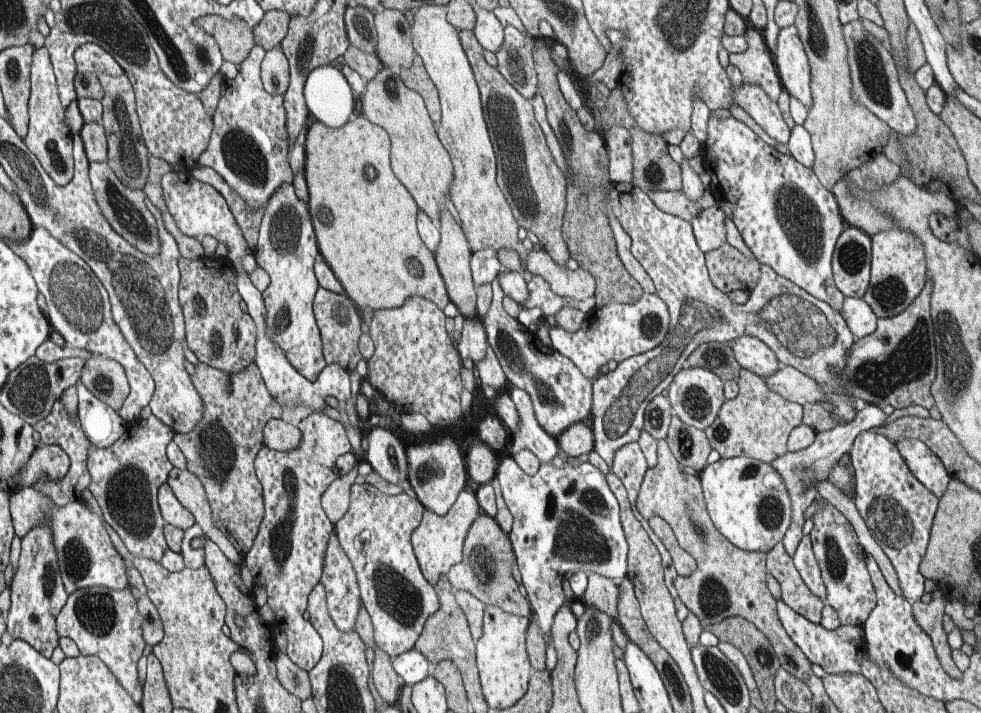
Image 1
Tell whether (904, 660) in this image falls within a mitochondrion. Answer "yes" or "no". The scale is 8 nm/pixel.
no

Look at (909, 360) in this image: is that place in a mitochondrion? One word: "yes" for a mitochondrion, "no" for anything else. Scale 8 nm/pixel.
yes

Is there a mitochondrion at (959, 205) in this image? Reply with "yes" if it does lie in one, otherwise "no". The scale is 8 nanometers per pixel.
no

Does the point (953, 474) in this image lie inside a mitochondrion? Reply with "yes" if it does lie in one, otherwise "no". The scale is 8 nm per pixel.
no

